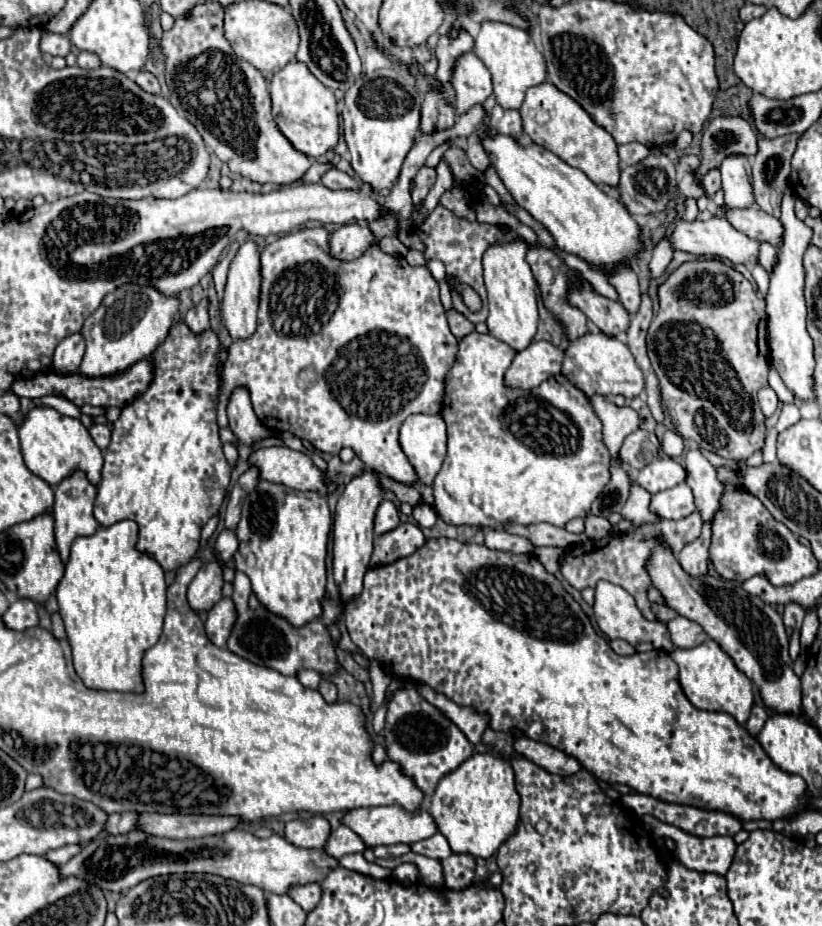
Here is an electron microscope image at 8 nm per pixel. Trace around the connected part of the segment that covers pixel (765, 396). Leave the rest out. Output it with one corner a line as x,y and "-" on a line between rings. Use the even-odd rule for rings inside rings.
770,387
762,389
760,395
758,395
758,403
760,403
760,409
762,409
764,417
772,417
776,407
778,407
778,397
776,397
774,389
770,389

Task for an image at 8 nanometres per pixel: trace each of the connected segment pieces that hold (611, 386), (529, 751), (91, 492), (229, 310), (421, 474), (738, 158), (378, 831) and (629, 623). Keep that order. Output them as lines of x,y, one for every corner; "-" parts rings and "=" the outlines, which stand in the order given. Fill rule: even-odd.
588,331
586,335
580,335
574,341
568,341
564,349
564,361
562,361
562,375
574,383
580,391
584,391
588,397
592,395
624,395
628,399
636,397
644,389
642,371
632,359
632,353
628,347
618,341
612,335
606,335
602,331
=
528,737
516,739
514,749
520,755
524,755
528,761
544,767
548,773
554,773
554,775
574,775
582,769
580,761
574,759
572,755
566,755
564,751
560,751
556,747
532,741
=
80,469
72,471
72,475
68,475
66,479
62,479
60,485
56,485
54,489
54,519
56,519
56,543
58,543
58,551
62,561
68,559
68,547
72,545
72,541
76,537
82,535
92,535
98,529
98,521
92,515
94,509
94,497
96,497
96,487
86,479
86,473
82,473
=
248,239
240,245
236,251
230,269
228,279
224,287
224,299
222,299
222,317
224,323
232,335
232,339
246,339
256,331
256,311
258,311
258,295
260,295
260,249
256,241
=
442,413
410,415
400,429
400,445
420,483
432,485
446,457
446,423
=
728,155
720,163
724,201
728,207
752,207
752,169
746,155
=
392,805
392,807
362,807
362,809
352,809
350,813
344,815
342,823
348,825
348,827
352,827
352,831
356,831
368,847
396,845
396,843
412,845
416,841
428,839
434,833
438,833
438,827
436,827
436,823
434,823
434,819
432,819
430,813
426,813
422,809
418,809
414,813
414,811
406,811
404,807
398,807
398,805
=
598,581
596,583
596,589
594,589
594,607
592,609
594,609
594,619
596,619
598,627
600,627
600,631
606,637
610,637
610,639
624,639
630,645
638,645
642,641
648,641
656,649
664,649
668,653
676,649
674,643
670,641
670,633
668,633
666,625
658,623
658,621
646,621
640,615
638,607
636,607
636,603
632,599
632,595
628,591
624,591
622,587
614,585
614,583
608,583
608,581

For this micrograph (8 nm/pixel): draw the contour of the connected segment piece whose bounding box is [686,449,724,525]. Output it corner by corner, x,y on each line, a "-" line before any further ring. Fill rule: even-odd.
690,449
686,453
686,473
686,483
694,493
696,509
702,517
702,523
706,525
718,507
720,491
724,489
724,485
716,479
716,467
710,465
698,449

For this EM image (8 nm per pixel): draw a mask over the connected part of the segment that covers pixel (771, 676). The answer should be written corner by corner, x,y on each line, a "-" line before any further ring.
662,535
658,541
660,543
650,551
646,571
652,585
660,591
664,605
674,609
678,615
696,621
712,639
716,639
716,643
732,655
736,667
758,685
764,703
772,711
776,711
776,707
780,707
780,711
800,711
800,679
796,677
794,663
788,655
788,635
778,611
760,597
748,595
742,585
734,581
726,581
722,577
716,579
712,575
688,575
664,543

